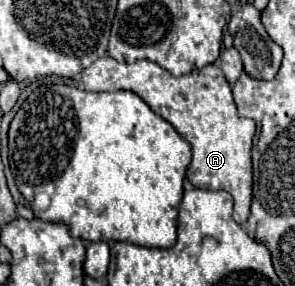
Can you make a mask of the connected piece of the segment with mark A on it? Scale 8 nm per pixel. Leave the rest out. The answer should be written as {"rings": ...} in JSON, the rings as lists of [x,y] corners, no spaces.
{"rings":[[[102,56],[82,72],[82,84],[88,92],[130,90],[138,94],[152,108],[152,112],[168,120],[176,132],[192,146],[192,162],[186,172],[190,184],[202,190],[230,192],[234,198],[232,218],[238,224],[244,224],[248,220],[252,200],[250,150],[256,124],[250,118],[238,116],[232,88],[216,64],[176,78],[150,60],[136,60],[128,64],[116,62],[110,56]]]}

